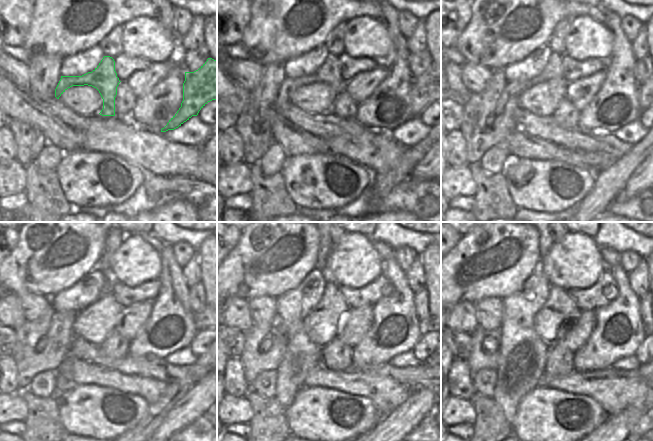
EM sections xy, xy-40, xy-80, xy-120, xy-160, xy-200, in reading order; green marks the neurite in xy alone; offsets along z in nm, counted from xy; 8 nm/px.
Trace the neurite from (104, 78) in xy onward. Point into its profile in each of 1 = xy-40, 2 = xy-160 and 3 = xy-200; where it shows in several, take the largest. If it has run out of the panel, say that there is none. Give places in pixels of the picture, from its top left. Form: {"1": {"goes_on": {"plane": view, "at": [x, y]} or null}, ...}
{"1": {"goes_on": {"plane": "xy-40", "at": [330, 73]}}, "2": {"goes_on": {"plane": "xy-160", "at": [277, 335]}}, "3": {"goes_on": {"plane": "xy-200", "at": [490, 345]}}}

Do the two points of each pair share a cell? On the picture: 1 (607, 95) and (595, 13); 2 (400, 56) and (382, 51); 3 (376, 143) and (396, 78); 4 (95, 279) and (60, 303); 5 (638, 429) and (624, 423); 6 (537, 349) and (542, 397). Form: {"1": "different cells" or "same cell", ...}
{"1": "different cells", "2": "different cells", "3": "different cells", "4": "same cell", "5": "different cells", "6": "different cells"}

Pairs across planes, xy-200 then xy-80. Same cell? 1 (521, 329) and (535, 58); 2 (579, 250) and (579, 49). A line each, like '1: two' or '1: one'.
1: one
2: one

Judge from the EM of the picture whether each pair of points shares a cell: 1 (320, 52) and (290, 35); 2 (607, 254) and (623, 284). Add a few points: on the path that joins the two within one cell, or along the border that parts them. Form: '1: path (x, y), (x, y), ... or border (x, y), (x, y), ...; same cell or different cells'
1: border (322, 43), (292, 58); different cells
2: border (620, 263), (607, 268); different cells

